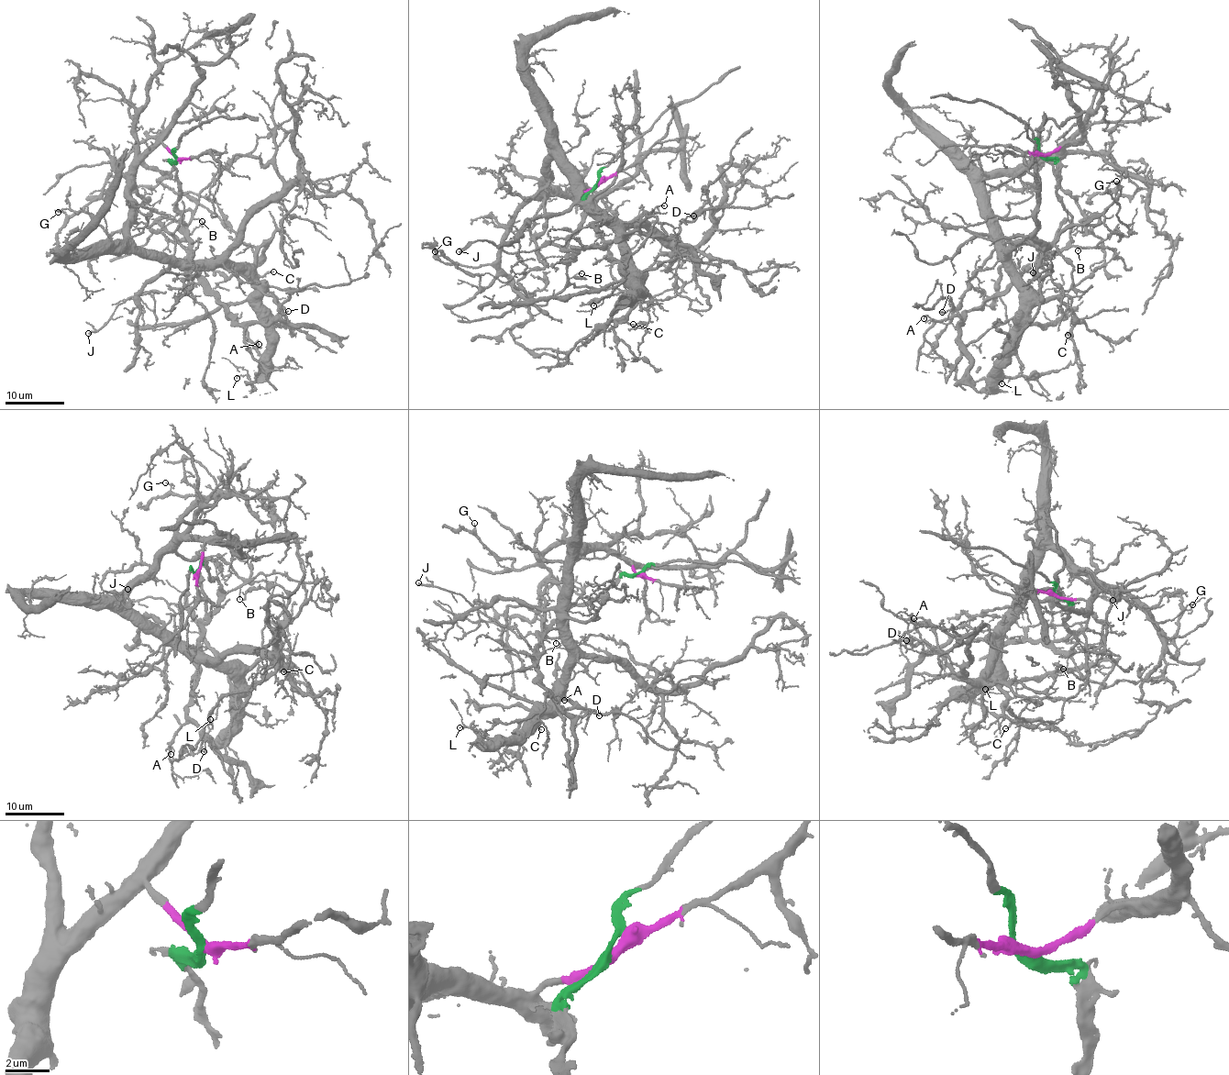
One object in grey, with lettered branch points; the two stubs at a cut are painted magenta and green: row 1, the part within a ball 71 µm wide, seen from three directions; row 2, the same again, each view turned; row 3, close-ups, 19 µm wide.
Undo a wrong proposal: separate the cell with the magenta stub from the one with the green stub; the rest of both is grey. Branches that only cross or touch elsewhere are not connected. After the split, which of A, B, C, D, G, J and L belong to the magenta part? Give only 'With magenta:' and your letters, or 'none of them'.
With magenta: C, G

